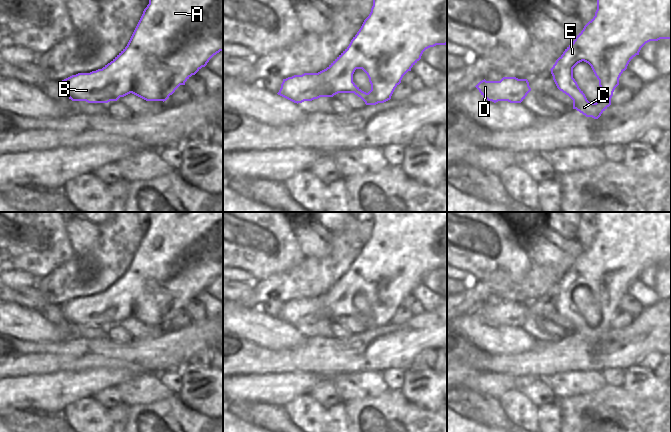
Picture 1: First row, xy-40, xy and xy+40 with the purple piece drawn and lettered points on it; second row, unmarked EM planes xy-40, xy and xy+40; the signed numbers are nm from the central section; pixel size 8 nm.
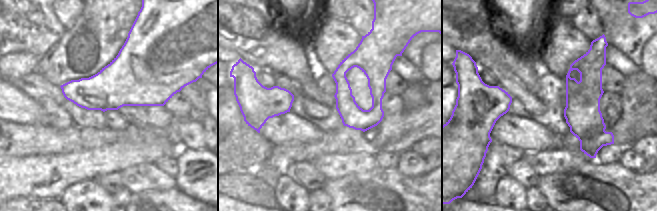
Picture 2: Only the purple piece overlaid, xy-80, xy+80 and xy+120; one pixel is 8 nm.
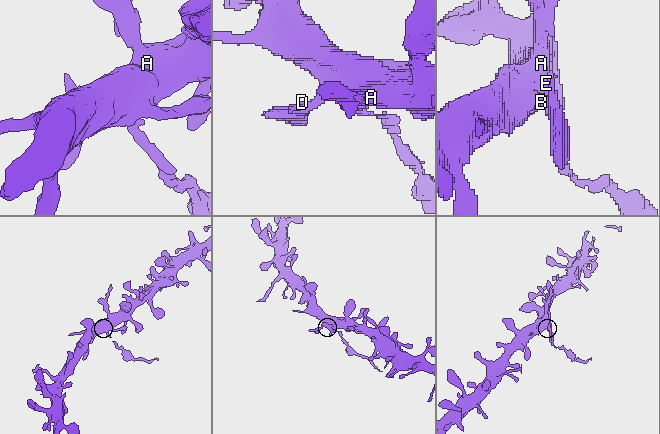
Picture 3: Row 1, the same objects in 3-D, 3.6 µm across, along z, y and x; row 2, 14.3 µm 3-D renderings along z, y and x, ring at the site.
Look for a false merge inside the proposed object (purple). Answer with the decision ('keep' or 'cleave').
keep

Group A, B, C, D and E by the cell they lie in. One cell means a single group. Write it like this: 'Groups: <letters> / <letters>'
Groups: A B C D E

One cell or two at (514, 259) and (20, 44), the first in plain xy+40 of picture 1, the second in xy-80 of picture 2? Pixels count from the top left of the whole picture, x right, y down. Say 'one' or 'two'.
one

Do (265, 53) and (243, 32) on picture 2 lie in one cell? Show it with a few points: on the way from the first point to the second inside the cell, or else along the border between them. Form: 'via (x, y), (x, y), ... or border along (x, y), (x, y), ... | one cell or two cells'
via (260, 48), (248, 36) | one cell

